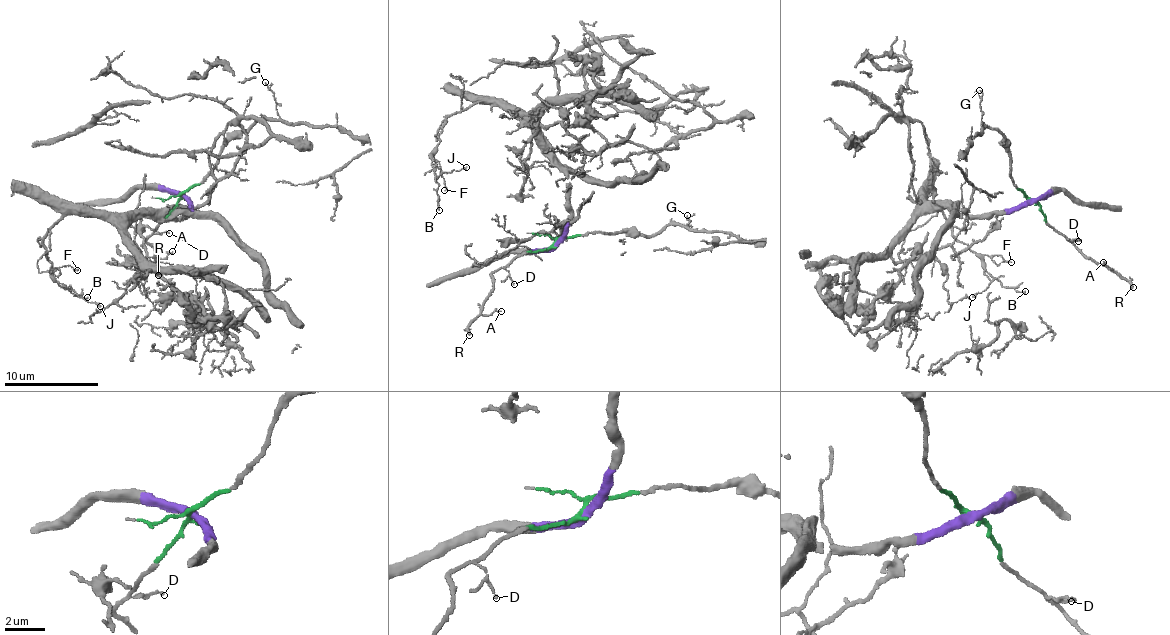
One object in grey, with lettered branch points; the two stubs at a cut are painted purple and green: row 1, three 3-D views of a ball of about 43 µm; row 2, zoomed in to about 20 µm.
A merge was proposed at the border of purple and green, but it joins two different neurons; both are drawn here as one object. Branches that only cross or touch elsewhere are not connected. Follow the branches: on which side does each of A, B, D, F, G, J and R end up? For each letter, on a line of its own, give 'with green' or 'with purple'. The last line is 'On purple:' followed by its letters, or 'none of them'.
A: with green
B: with purple
D: with green
F: with purple
G: with green
J: with purple
R: with green
On purple: B, F, J

